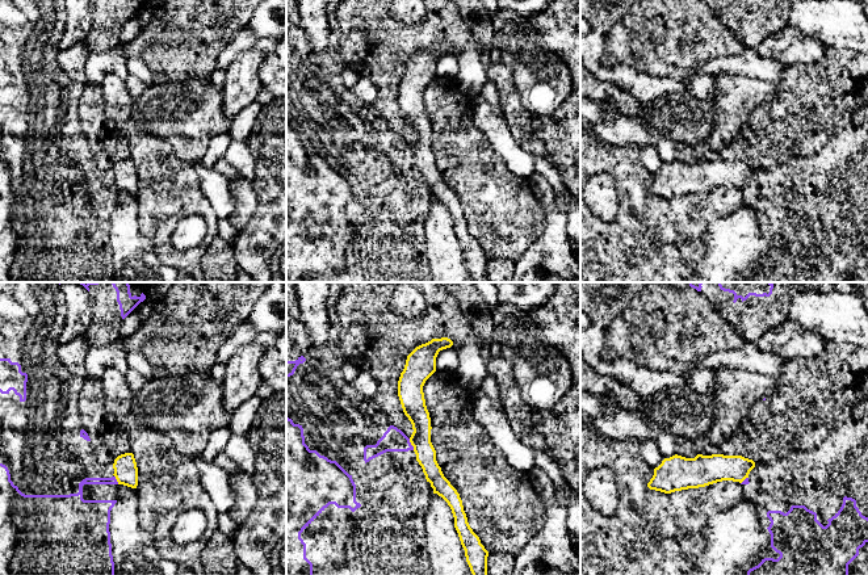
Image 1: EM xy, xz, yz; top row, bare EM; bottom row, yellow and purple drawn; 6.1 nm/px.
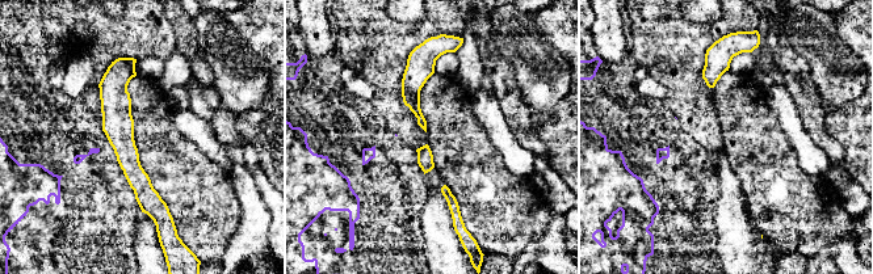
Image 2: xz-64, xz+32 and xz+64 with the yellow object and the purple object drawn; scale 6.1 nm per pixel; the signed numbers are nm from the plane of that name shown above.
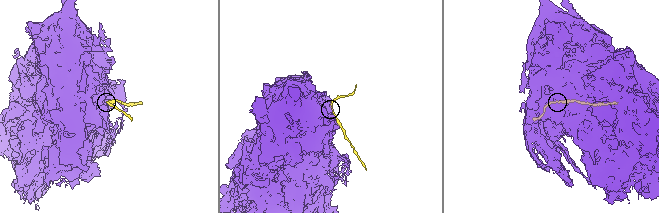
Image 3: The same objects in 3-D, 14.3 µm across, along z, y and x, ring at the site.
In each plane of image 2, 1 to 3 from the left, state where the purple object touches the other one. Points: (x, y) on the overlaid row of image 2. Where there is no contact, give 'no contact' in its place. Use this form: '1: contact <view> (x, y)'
1: no contact
2: no contact
3: no contact

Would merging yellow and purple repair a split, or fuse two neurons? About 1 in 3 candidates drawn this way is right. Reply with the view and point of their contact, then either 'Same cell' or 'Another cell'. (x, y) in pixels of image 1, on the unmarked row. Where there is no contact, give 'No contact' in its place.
Touches yellow at xz (411, 150). Another cell

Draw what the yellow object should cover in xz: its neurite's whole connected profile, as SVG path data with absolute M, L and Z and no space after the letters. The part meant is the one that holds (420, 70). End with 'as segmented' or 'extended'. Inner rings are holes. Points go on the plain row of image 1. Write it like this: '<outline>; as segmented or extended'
M448 43L432 45L416 53L406 66L398 87L398 102L404 121L412 130L410 148L414 152L416 167L423 175L433 200L441 202L452 215L454 234L465 256L466 268L473 282L487 282L488 257L473 238L464 217L457 196L444 182L436 167L436 156L431 148L431 123L425 112L423 92L436 77L436 63L440 56L450 54L453 47Z; as segmented

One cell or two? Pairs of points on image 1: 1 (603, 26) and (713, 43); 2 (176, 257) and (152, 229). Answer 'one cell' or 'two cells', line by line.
1: two cells
2: one cell

